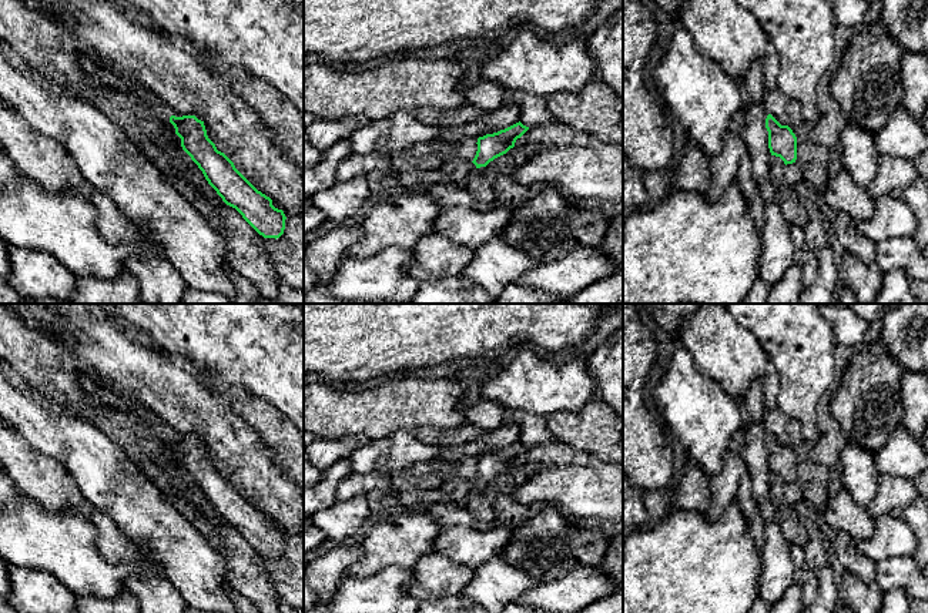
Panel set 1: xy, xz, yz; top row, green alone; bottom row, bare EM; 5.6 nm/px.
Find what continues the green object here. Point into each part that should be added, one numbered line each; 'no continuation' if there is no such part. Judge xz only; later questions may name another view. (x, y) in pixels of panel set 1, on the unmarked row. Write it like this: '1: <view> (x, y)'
1: xz (458, 491)

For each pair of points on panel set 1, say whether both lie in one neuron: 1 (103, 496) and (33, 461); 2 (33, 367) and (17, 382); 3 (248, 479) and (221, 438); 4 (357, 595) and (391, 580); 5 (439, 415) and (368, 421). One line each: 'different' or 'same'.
1: different
2: different
3: same
4: same
5: same

